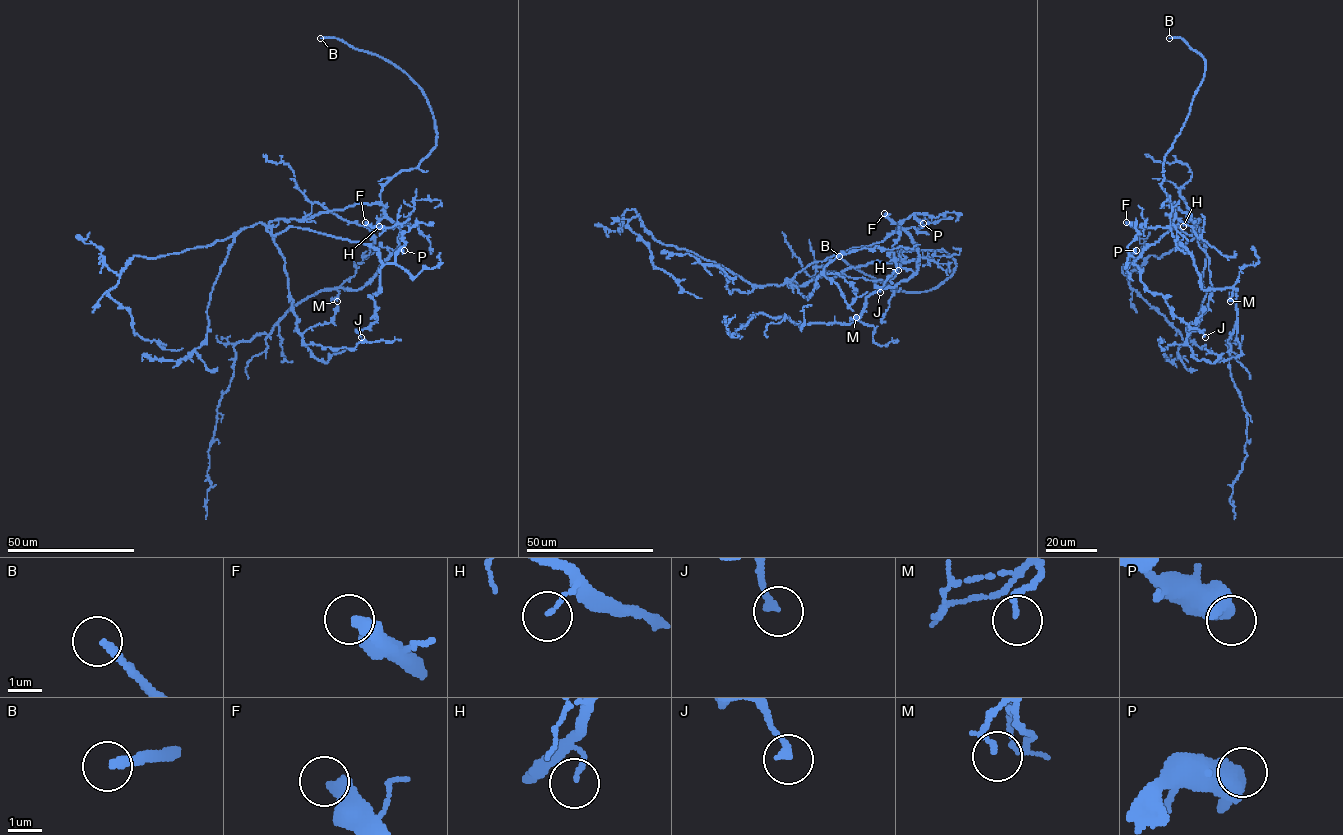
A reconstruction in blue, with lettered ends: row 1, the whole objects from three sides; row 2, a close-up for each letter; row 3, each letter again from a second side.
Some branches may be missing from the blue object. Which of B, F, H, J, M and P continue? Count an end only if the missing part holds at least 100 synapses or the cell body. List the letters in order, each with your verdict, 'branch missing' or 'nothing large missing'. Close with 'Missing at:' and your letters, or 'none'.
B: branch missing
F: branch missing
H: nothing large missing
J: nothing large missing
M: nothing large missing
P: nothing large missing
Missing at: B, F

